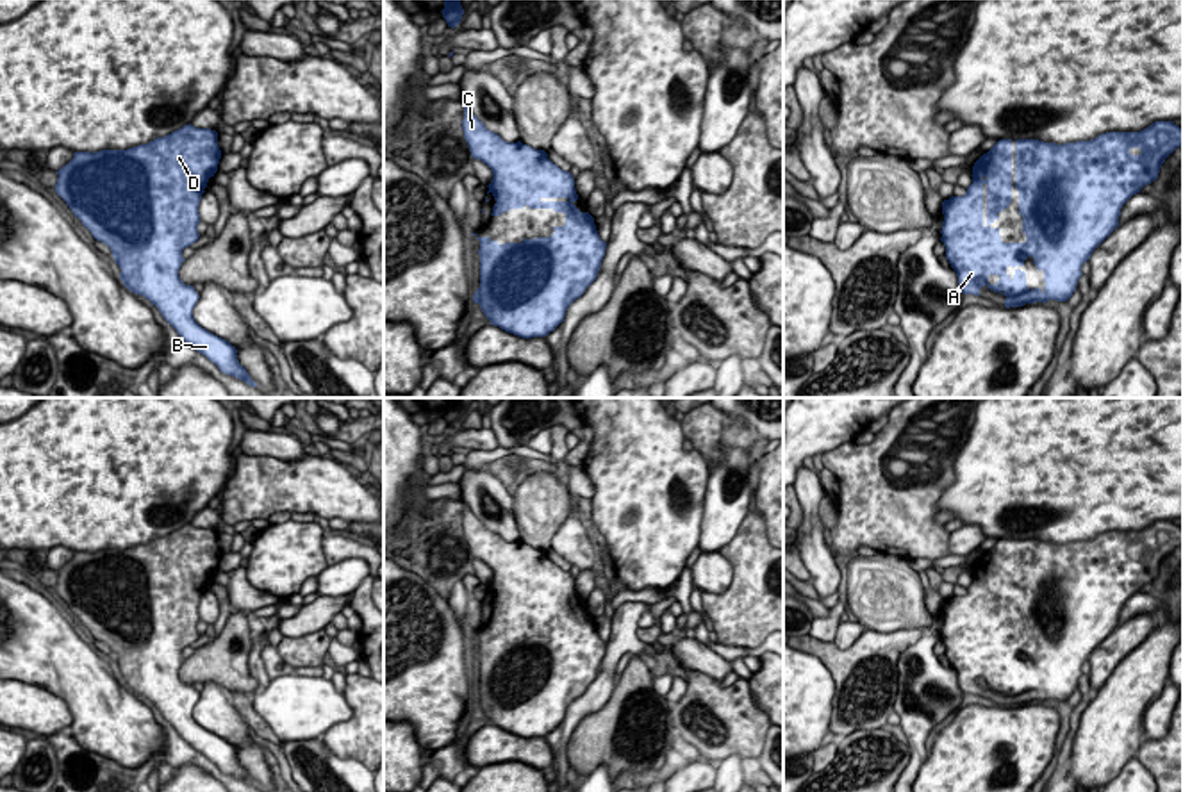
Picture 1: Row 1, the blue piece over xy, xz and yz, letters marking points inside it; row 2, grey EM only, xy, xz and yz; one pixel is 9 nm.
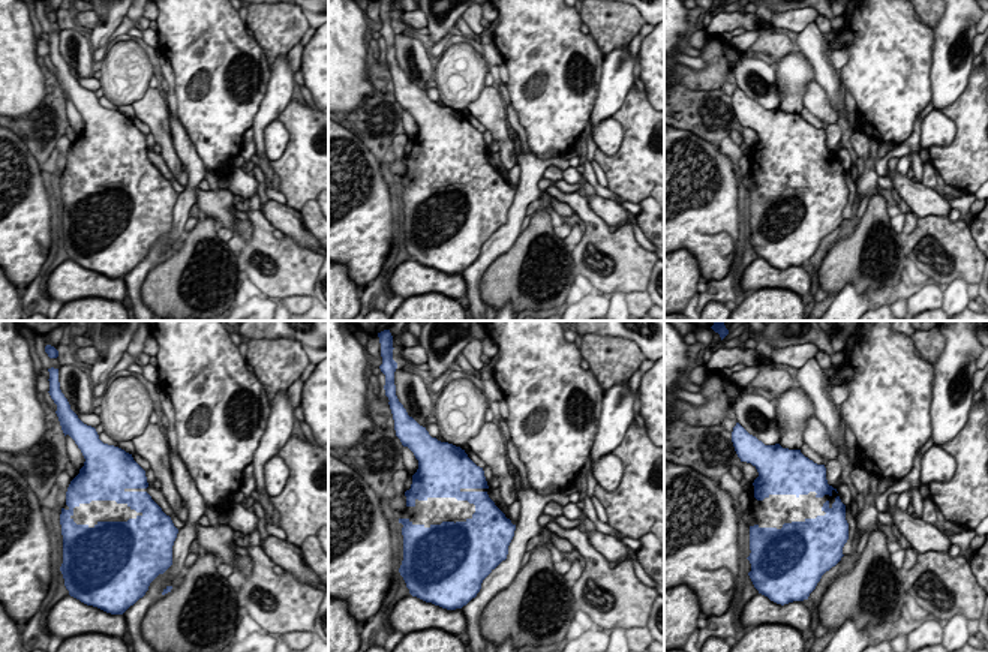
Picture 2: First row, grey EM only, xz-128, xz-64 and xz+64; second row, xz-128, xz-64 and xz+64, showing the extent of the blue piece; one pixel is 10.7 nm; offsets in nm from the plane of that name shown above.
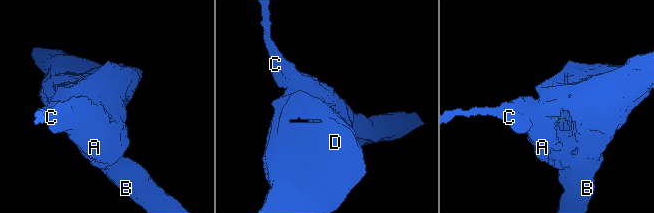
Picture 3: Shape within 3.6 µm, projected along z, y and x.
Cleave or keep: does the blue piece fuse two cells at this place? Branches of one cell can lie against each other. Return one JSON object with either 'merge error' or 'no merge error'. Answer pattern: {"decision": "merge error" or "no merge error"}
{"decision": "no merge error"}

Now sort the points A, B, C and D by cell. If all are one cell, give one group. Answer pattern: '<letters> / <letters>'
A B C D

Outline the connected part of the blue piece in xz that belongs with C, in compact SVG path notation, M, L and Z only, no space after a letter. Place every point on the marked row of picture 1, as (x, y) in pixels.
M466 103L462 130L471 157L492 171L487 194L491 193L496 203L491 216L501 216L525 205L566 214L566 225L553 227L555 232L550 237L500 244L491 237L471 234L480 241L480 287L473 294L473 301L480 305L491 325L509 334L523 339L546 337L564 321L567 307L596 280L607 243L600 239L594 218L575 205L578 194L573 175L553 164L544 150L535 150L521 141L503 141L487 130Z

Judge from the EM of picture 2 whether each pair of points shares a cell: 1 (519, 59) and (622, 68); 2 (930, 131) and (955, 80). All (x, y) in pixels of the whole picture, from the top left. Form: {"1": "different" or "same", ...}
{"1": "different", "2": "different"}

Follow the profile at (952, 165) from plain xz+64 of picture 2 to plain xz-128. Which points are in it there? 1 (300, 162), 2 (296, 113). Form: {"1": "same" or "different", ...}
{"1": "same", "2": "same"}

